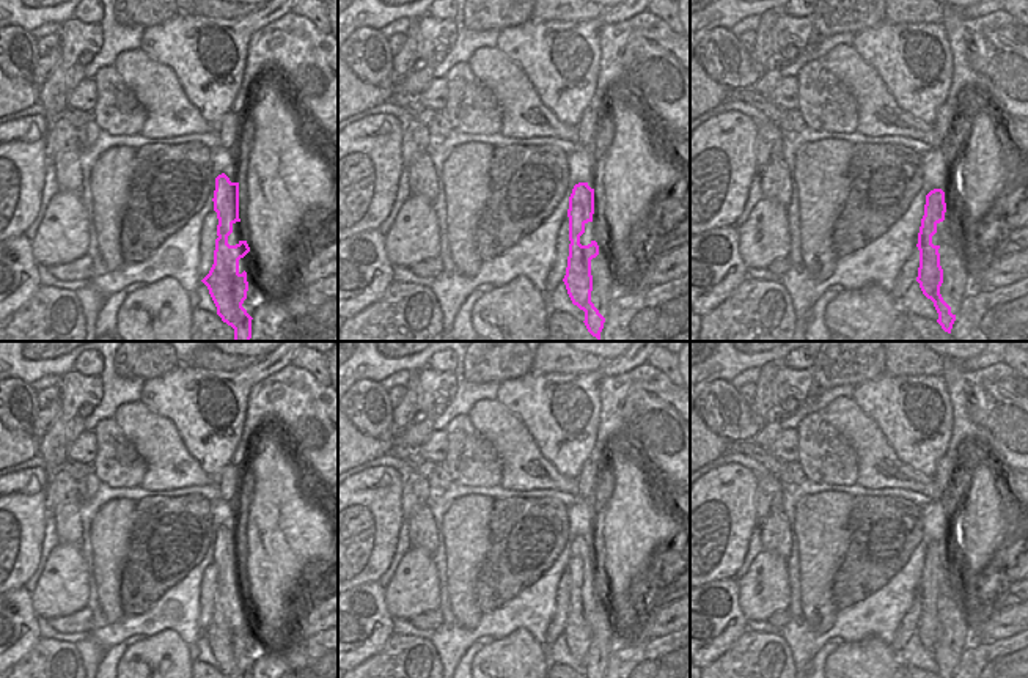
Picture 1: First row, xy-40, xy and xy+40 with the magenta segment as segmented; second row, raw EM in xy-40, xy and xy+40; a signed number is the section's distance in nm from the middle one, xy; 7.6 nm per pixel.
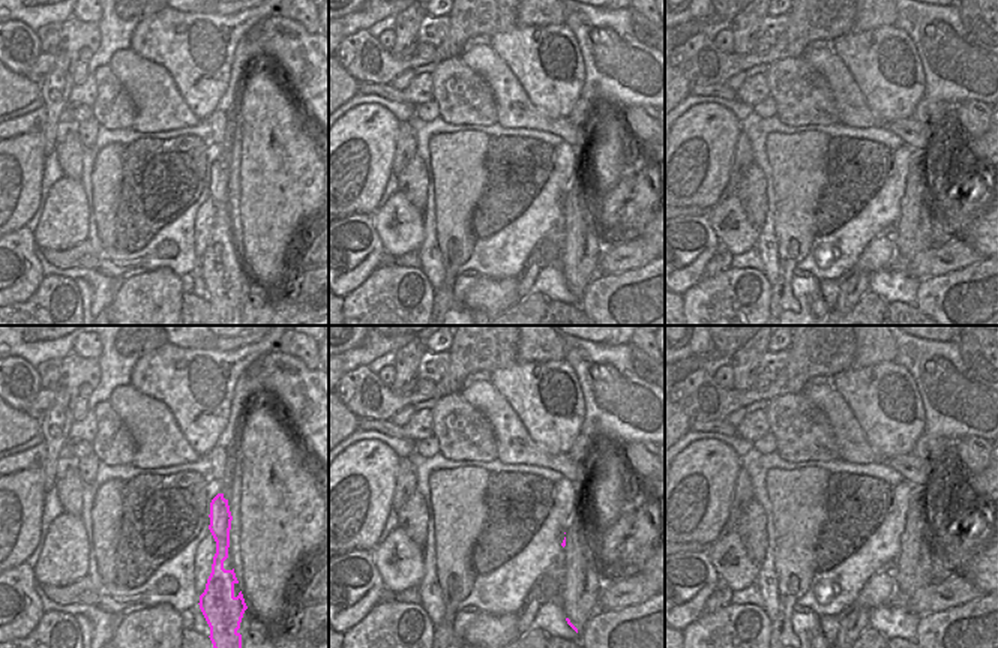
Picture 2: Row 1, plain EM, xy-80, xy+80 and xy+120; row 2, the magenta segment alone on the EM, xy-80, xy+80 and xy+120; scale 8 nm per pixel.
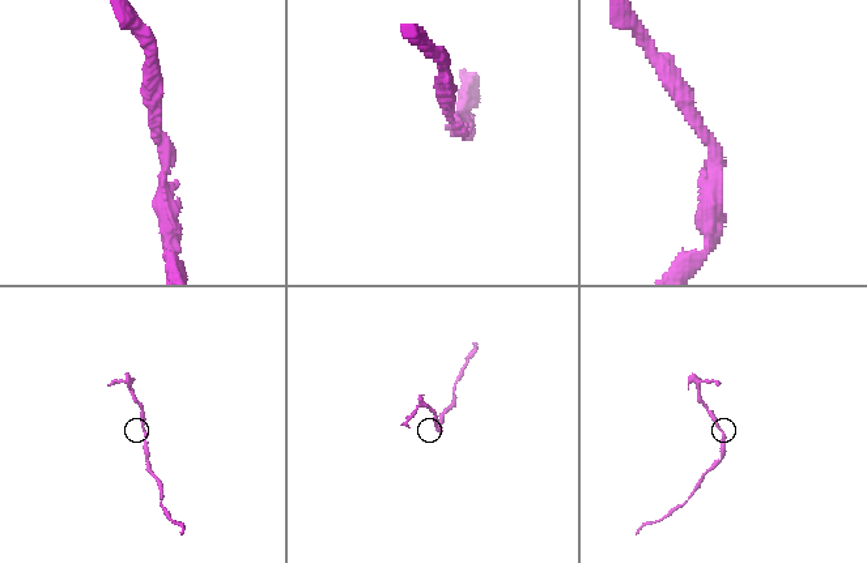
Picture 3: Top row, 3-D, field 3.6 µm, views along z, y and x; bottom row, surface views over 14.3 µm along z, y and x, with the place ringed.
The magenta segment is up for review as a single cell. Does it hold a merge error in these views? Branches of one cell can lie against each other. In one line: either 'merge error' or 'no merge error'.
merge error

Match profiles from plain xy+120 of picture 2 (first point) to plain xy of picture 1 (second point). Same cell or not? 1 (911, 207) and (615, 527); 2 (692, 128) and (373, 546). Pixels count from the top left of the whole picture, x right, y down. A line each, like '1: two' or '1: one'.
1: two
2: one

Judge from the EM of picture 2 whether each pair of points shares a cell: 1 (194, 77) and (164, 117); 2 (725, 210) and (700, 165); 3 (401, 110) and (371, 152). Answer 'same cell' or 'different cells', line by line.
1: different cells
2: different cells
3: different cells

